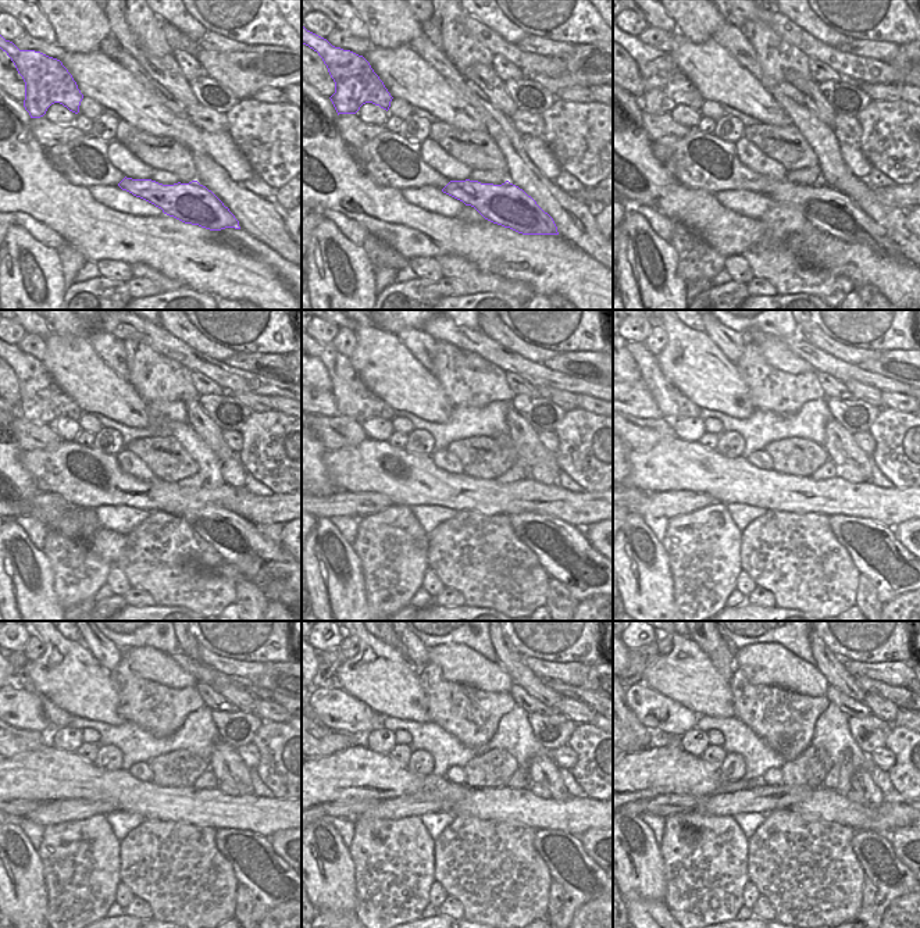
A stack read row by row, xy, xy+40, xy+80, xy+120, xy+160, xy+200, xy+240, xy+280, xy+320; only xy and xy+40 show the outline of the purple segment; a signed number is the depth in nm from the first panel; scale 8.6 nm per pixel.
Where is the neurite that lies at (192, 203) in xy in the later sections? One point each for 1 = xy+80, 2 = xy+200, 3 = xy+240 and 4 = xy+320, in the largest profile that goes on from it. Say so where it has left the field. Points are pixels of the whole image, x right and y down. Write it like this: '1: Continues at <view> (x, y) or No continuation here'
1: Continues at xy+80 (828, 210)
2: Continues at xy+200 (876, 552)
3: Continues at xy+240 (270, 880)
4: Continues at xy+320 (891, 878).

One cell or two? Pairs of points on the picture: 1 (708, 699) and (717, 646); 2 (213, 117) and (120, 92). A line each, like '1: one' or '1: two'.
1: two
2: two

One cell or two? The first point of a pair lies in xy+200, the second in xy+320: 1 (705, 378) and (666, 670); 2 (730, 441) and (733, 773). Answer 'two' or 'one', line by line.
1: one
2: one

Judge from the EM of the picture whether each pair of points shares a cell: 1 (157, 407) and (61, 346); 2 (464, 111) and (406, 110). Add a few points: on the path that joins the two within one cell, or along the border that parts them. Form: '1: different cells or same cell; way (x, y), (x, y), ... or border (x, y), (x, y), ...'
1: different cells; border (148, 404), (145, 427), (120, 423)
2: different cells; border (393, 96), (413, 106)

